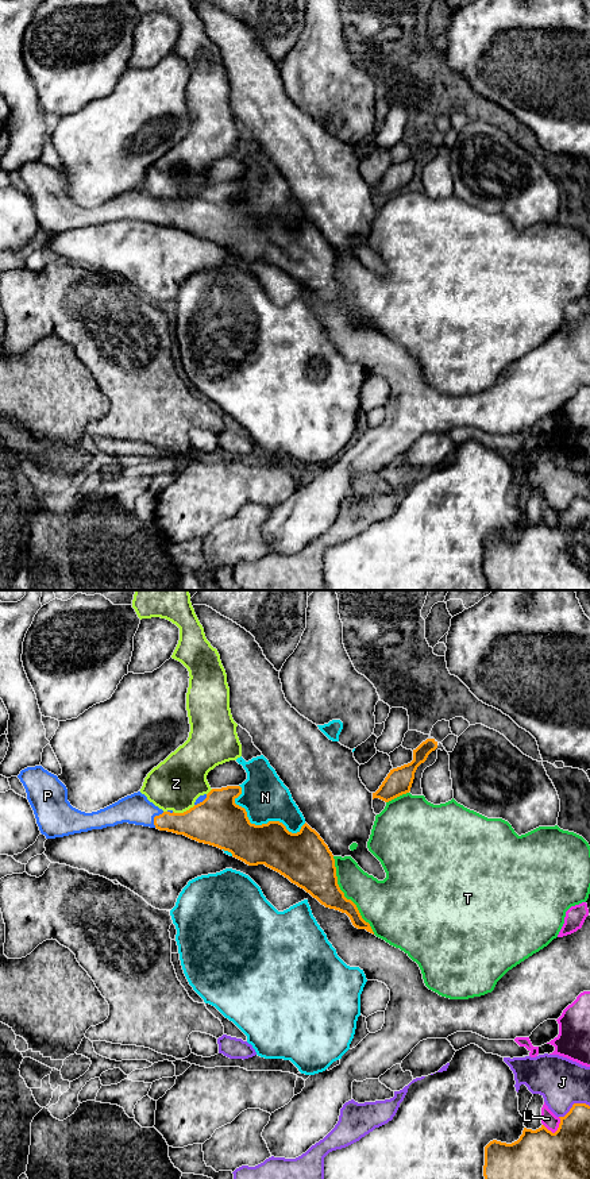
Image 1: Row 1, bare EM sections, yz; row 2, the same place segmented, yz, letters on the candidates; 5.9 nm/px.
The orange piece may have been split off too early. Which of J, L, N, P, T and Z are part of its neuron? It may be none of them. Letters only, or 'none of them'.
P

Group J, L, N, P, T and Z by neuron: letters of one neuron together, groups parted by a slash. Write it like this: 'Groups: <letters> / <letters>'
Groups: J / L / N / P / T / Z

